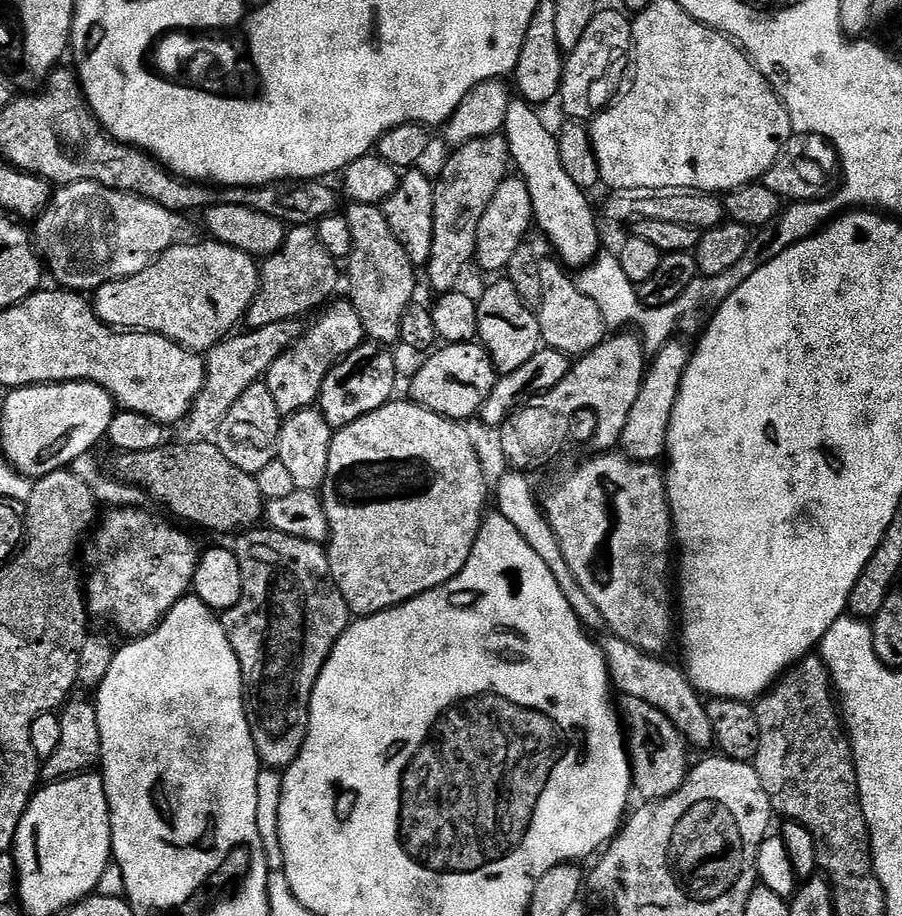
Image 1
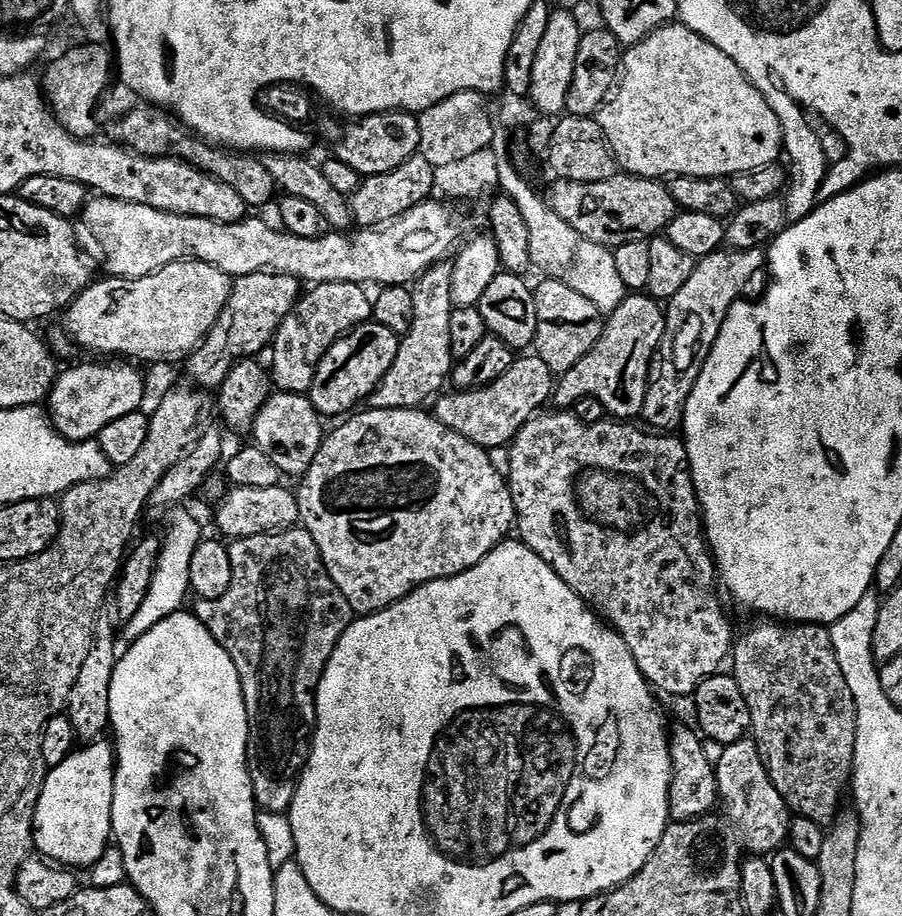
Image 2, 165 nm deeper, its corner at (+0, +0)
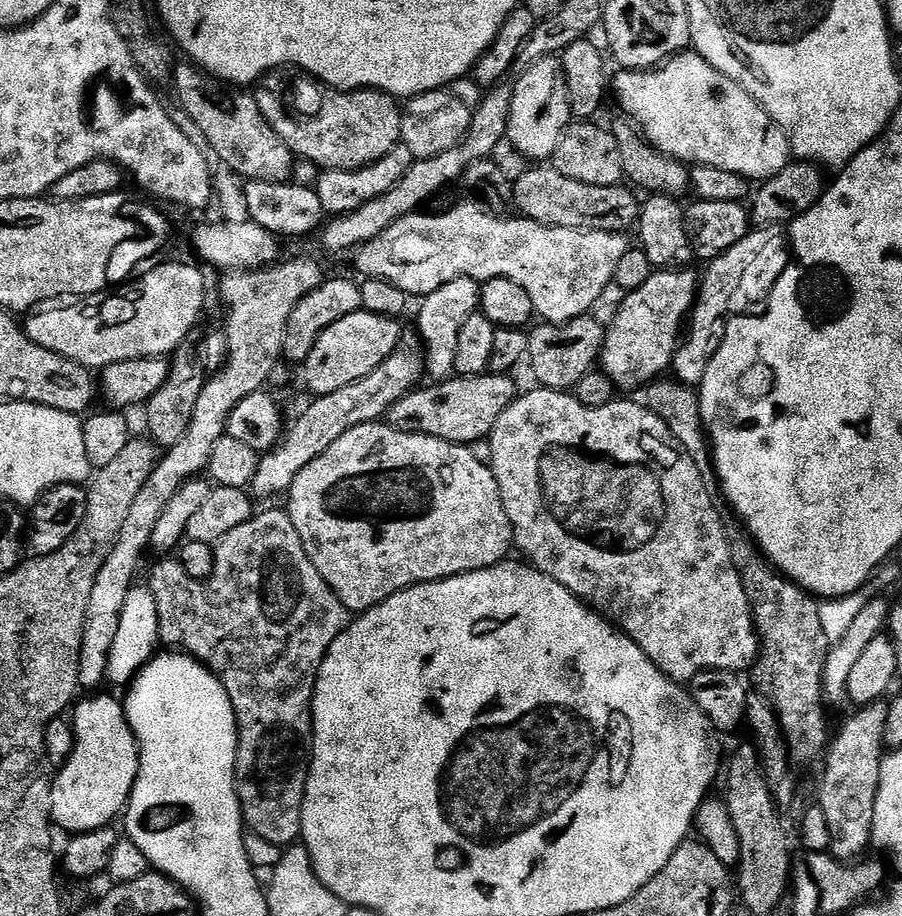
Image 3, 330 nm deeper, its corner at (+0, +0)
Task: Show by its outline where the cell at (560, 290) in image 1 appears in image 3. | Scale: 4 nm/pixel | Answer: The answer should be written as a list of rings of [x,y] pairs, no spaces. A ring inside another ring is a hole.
[[[592,314],[579,316],[565,324],[540,322],[536,329],[528,332],[528,360],[537,385],[572,390],[580,379],[586,378],[586,374],[597,367],[606,328],[594,317]]]

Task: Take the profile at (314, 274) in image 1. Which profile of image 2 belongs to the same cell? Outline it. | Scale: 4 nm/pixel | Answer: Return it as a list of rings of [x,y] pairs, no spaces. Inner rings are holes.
[[[255,272],[245,276],[237,276],[232,281],[230,298],[226,298],[226,304],[220,317],[214,326],[206,334],[203,344],[197,346],[192,355],[186,361],[188,376],[193,385],[201,390],[219,390],[226,374],[239,360],[259,357],[260,351],[267,349],[276,336],[276,331],[282,326],[282,322],[294,310],[297,300],[302,295],[301,281],[293,276],[287,276],[281,272]]]

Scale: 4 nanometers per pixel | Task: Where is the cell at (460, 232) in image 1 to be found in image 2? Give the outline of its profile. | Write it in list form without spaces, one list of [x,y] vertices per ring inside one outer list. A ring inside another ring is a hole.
[[[445,262],[427,268],[411,285],[413,322],[410,330],[400,337],[398,358],[394,358],[394,366],[386,370],[382,382],[372,391],[371,407],[382,410],[420,408],[428,399],[429,403],[441,395],[442,389],[449,383],[454,367],[454,357],[450,350],[450,314],[454,307],[450,298],[451,281],[452,265]]]

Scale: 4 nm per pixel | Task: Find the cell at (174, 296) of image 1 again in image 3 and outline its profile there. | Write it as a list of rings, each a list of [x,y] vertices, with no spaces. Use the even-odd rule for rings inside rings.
[[[160,264],[153,272],[147,272],[131,283],[125,282],[111,290],[77,299],[69,303],[72,304],[69,308],[48,306],[29,315],[26,323],[28,336],[38,342],[38,346],[46,346],[46,350],[54,350],[54,354],[62,354],[62,358],[70,358],[93,370],[103,370],[111,364],[127,360],[167,357],[175,353],[187,341],[184,339],[191,334],[192,327],[199,322],[204,312],[204,276],[192,264]]]

